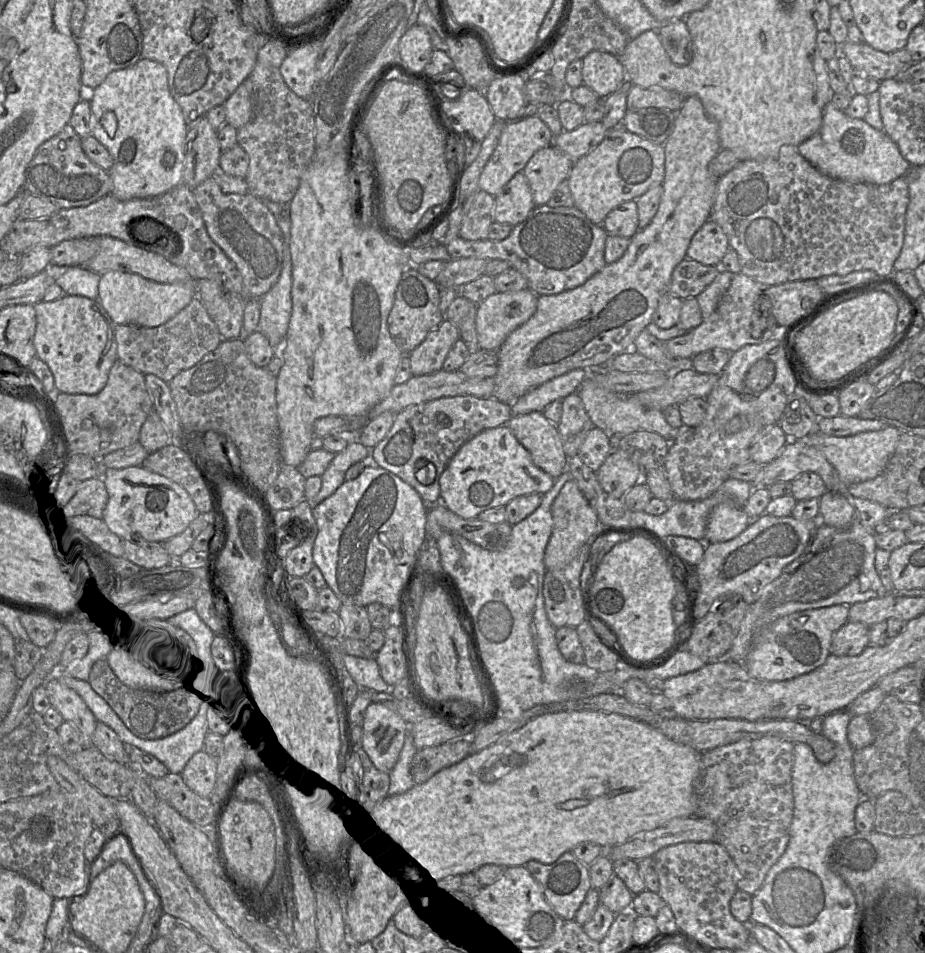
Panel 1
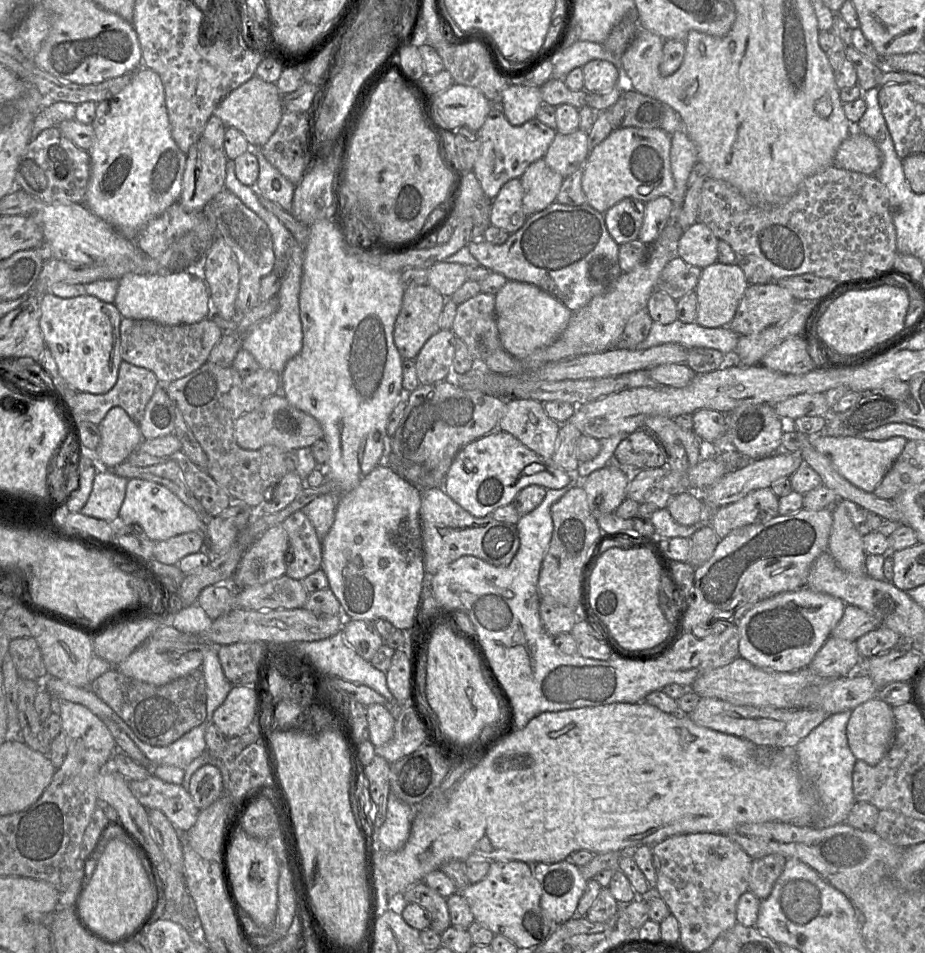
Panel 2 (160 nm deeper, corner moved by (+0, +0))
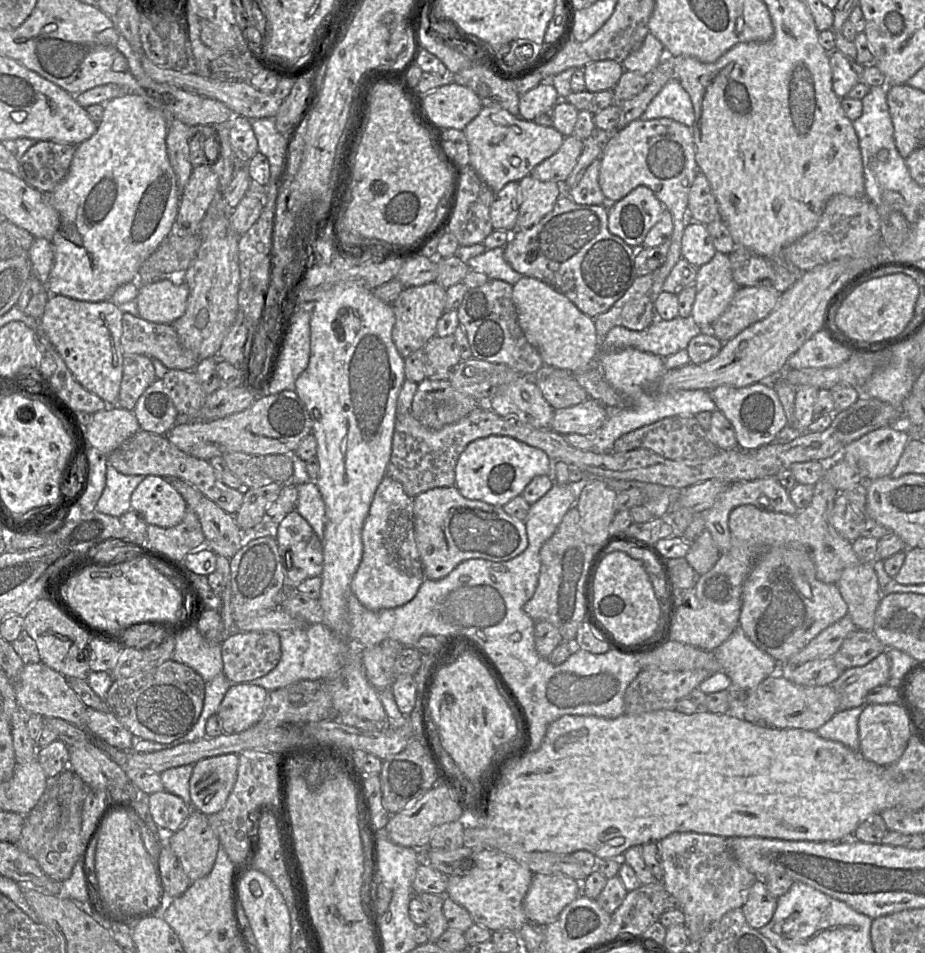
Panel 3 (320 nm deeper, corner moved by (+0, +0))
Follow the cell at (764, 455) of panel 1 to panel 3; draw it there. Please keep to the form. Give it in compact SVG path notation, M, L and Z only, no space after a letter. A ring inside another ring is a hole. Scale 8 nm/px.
M768 381L743 388L718 386L709 392L717 410L722 412L732 424L737 447L741 450L756 450L772 443L776 435L787 425L786 415L777 392Z

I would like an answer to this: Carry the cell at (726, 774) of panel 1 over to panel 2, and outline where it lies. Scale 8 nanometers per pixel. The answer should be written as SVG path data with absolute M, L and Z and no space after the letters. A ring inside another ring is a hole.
M778 853L753 859L748 891L754 893L760 900L766 899L783 872L786 861L787 858Z

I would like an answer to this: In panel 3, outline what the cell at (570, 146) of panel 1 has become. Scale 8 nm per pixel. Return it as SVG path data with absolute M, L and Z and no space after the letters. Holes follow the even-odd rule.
M574 135L564 137L558 151L538 164L530 173L541 181L563 184L574 169L584 143Z

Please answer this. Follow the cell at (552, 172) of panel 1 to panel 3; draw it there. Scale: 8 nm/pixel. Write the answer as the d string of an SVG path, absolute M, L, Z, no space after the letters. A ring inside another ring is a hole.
M531 174L519 182L520 207L516 229L523 230L537 224L554 207L560 196L565 194L561 184L541 181Z

